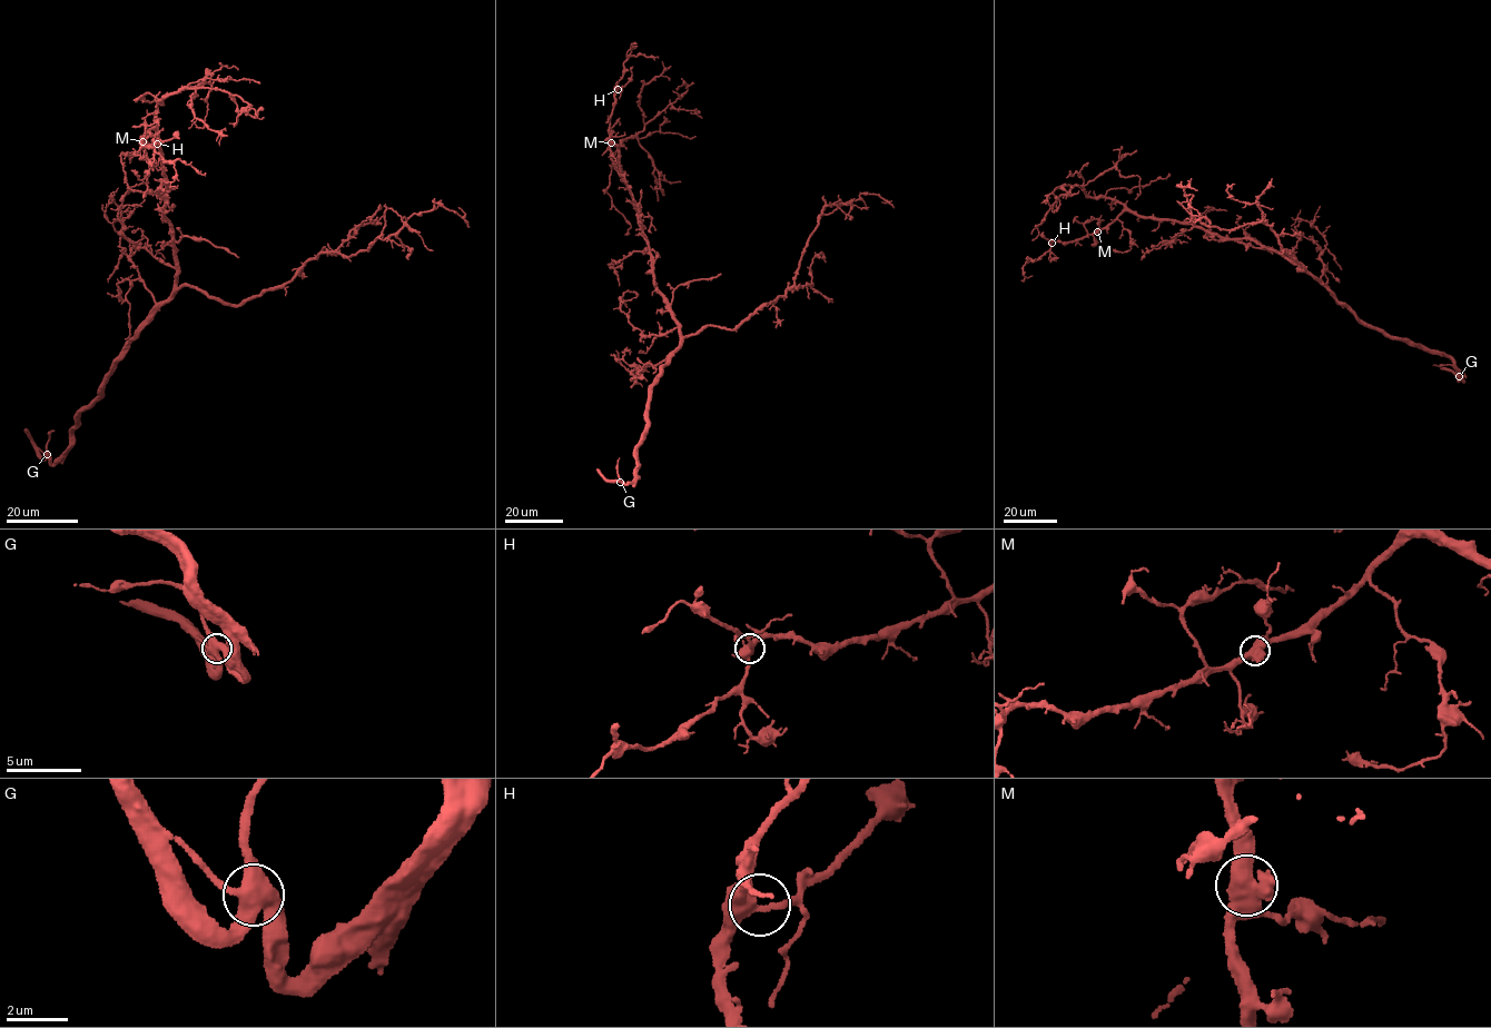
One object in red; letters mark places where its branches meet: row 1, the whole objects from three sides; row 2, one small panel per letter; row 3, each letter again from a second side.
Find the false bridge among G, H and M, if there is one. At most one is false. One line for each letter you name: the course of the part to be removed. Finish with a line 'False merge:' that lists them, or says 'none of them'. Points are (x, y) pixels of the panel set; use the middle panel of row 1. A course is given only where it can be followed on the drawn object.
False merge: none of them

